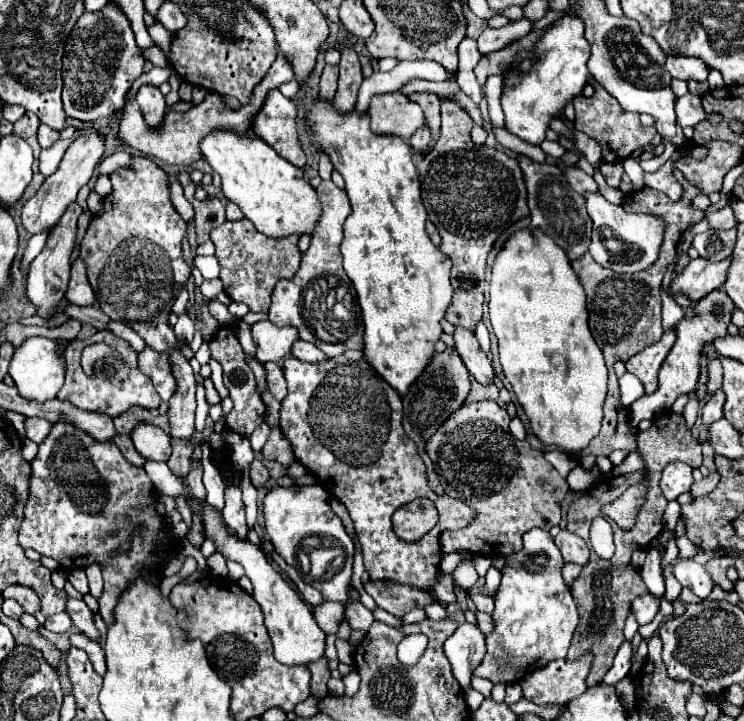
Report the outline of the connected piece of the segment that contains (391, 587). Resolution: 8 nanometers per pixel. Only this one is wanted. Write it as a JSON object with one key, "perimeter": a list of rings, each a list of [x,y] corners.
{"perimeter":[[[372,582],[364,584],[364,590],[376,600],[378,608],[394,616],[404,616],[414,608],[426,608],[428,604],[436,602],[428,592],[414,588],[414,586],[400,586],[394,582]]]}

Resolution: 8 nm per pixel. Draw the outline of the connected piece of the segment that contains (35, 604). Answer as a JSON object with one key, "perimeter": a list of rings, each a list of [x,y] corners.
{"perimeter":[[[8,586],[2,594],[4,594],[4,598],[16,600],[24,608],[26,614],[34,614],[34,612],[40,610],[40,598],[30,588],[24,588],[24,586]]]}

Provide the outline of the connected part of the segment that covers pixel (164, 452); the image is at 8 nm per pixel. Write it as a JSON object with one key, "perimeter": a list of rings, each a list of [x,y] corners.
{"perimeter":[[[138,424],[136,430],[132,432],[132,440],[134,440],[136,450],[146,460],[168,462],[168,458],[170,458],[170,438],[164,430],[158,430],[152,424]]]}

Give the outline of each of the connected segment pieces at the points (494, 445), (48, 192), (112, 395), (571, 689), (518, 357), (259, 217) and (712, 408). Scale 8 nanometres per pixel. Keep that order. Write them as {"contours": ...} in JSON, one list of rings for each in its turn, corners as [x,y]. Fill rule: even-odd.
{"contours":[[[[490,400],[472,402],[472,404],[460,406],[436,430],[434,436],[440,436],[440,446],[428,444],[428,456],[436,464],[440,464],[440,474],[444,476],[444,488],[448,492],[452,490],[454,498],[458,498],[458,500],[466,502],[468,506],[474,506],[474,510],[478,510],[478,518],[466,530],[442,534],[440,544],[442,544],[444,554],[466,550],[474,556],[482,554],[482,556],[490,556],[490,558],[496,558],[496,556],[506,558],[506,556],[522,550],[524,532],[528,532],[532,528],[550,530],[552,526],[560,524],[560,504],[562,504],[566,492],[570,490],[566,480],[544,460],[542,452],[534,450],[534,456],[532,456],[532,446],[528,444],[528,440],[516,440],[510,434],[508,424],[510,424],[510,416],[504,406],[490,402]],[[538,478],[544,478],[546,484],[540,486]]],[[[92,132],[88,136],[78,136],[66,150],[58,170],[48,176],[44,180],[44,184],[40,186],[40,190],[36,192],[34,198],[30,198],[24,208],[22,208],[22,224],[28,232],[38,234],[42,230],[52,230],[54,224],[58,222],[58,218],[64,214],[64,210],[68,208],[68,204],[72,204],[76,200],[78,190],[90,180],[90,176],[94,174],[94,168],[98,166],[102,154],[104,154],[104,134],[102,132]]],[[[98,330],[94,336],[90,336],[90,338],[86,338],[86,340],[72,340],[72,342],[68,342],[64,354],[66,354],[66,382],[64,382],[64,386],[60,388],[58,396],[56,396],[58,400],[68,400],[68,402],[72,402],[74,406],[78,406],[78,408],[82,408],[82,410],[98,410],[98,412],[104,412],[104,414],[108,414],[108,416],[112,416],[112,418],[116,418],[116,416],[128,412],[132,406],[142,406],[142,408],[148,408],[148,410],[160,406],[160,396],[158,396],[158,392],[154,390],[150,378],[146,378],[146,376],[142,376],[142,374],[138,372],[138,354],[134,352],[134,348],[132,348],[126,340],[114,336],[110,330]],[[94,342],[104,342],[104,344],[108,344],[110,348],[114,348],[116,352],[120,352],[120,356],[122,356],[120,362],[118,362],[118,360],[109,362],[109,364],[115,368],[115,374],[112,378],[101,376],[103,373],[103,365],[107,363],[106,360],[99,360],[95,363],[96,377],[88,378],[88,376],[82,372],[80,354],[82,354],[82,350],[84,350],[88,344],[94,344]]],[[[586,652],[576,660],[554,660],[522,678],[524,698],[534,704],[568,704],[586,692],[586,676],[590,674],[594,656]]],[[[520,230],[512,234],[498,252],[490,280],[490,324],[498,338],[504,374],[528,416],[534,436],[542,444],[558,446],[570,456],[582,452],[600,432],[608,370],[588,328],[582,284],[578,278],[574,278],[574,270],[570,270],[566,252],[540,230]]],[[[216,130],[202,140],[200,148],[212,170],[220,174],[224,196],[242,208],[244,216],[252,220],[258,232],[270,238],[314,232],[318,218],[322,216],[318,194],[308,180],[304,180],[304,172],[278,156],[272,146],[260,138]]],[[[716,390],[716,392],[710,396],[710,400],[702,406],[702,410],[700,410],[700,426],[698,426],[698,430],[700,430],[700,434],[698,434],[698,444],[706,444],[706,442],[710,440],[708,428],[710,428],[712,422],[716,422],[716,420],[722,418],[724,400],[726,400],[726,396],[722,394],[722,390]]]]}

